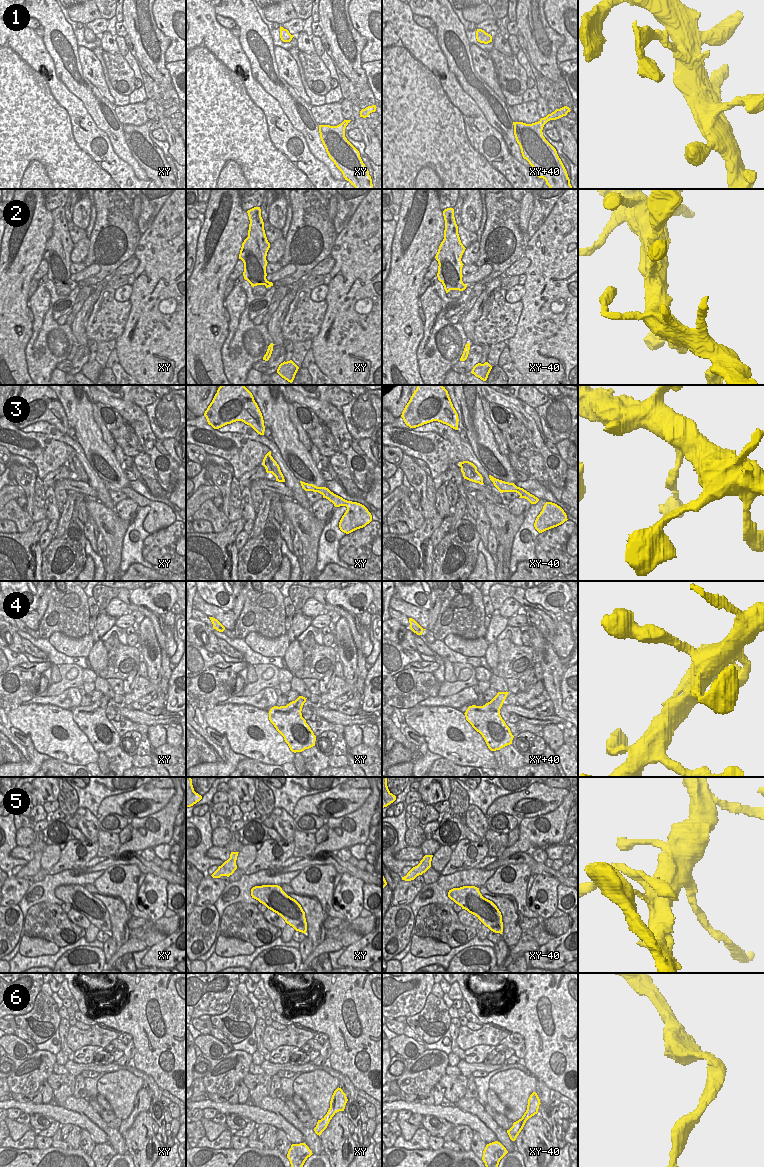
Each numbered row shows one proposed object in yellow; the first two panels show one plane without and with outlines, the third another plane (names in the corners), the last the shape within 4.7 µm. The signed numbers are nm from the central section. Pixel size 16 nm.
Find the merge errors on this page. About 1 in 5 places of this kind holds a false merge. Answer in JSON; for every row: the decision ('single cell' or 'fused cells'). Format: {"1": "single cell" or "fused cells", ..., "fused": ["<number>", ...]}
{"1": "single cell", "2": "single cell", "3": "single cell", "4": "single cell", "5": "fused cells", "6": "single cell", "fused": ["5"]}

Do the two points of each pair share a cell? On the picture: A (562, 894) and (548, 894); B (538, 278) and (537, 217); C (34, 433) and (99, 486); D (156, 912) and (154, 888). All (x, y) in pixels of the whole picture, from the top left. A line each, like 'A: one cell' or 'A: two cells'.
A: two cells
B: two cells
C: one cell
D: one cell

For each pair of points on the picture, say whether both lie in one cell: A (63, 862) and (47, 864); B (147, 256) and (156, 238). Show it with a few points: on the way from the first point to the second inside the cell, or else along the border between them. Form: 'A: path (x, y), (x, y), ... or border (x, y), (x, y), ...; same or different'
A: border (61, 850), (59, 859), (46, 871); different
B: path (150, 252), (150, 248), (156, 242); same

